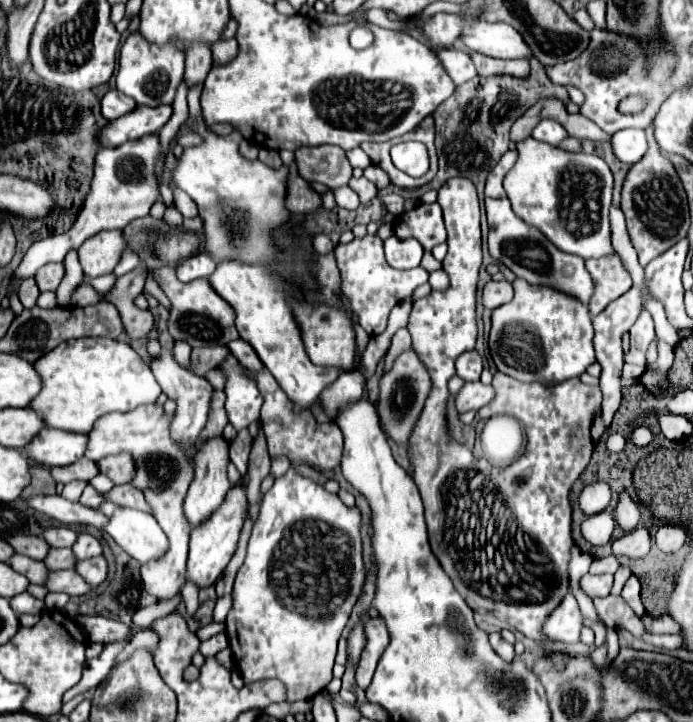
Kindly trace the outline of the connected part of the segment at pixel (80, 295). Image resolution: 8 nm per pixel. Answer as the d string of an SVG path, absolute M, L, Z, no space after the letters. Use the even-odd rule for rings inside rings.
M80 283L76 289L74 289L74 295L72 295L72 301L70 305L72 307L86 307L86 305L94 305L100 301L100 293L88 285L88 283Z

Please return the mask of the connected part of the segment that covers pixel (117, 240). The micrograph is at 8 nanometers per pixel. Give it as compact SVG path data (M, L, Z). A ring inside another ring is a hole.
M122 229L98 231L98 235L86 239L86 243L82 243L82 247L78 249L84 273L90 277L112 273L124 249L126 249L126 239Z

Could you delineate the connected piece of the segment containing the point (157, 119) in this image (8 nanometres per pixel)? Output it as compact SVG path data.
M136 107L132 115L122 115L122 119L114 119L114 123L106 123L102 127L102 135L98 135L100 147L118 147L126 141L140 139L148 133L158 133L160 127L170 119L172 107Z

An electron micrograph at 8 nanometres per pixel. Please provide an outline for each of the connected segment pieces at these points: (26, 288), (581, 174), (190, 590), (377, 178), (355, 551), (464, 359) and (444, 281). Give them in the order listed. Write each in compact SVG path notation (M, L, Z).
M26 279L20 287L20 301L24 307L34 307L36 305L36 299L38 299L40 291L38 291L38 285L34 279Z
M528 137L516 145L518 159L506 173L504 189L512 211L528 225L538 227L558 249L582 259L610 255L610 219L612 173L606 161L584 151L570 153L560 147Z
M186 583L182 587L182 597L186 604L187 612L193 616L199 607L198 589L192 583Z
M378 165L366 167L366 169L364 169L364 177L366 177L368 181L372 181L380 191L386 189L386 187L390 187L390 177L388 177Z
M290 467L290 471L276 479L272 489L262 497L260 503L260 515L258 521L254 523L250 541L248 541L248 553L246 559L242 563L242 567L238 569L236 581L234 581L234 591L232 591L232 607L228 611L226 617L226 635L228 635L228 645L232 649L234 661L240 669L240 675L244 679L244 683L252 683L252 681L262 681L262 679L280 679L286 687L288 687L288 701L300 701L300 699L312 699L318 691L324 691L326 685L332 681L332 667L334 667L334 657L336 657L336 645L338 639L348 623L348 617L358 601L358 595L362 591L362 583L366 577L364 571L364 561L362 561L362 537L360 537L360 523L362 523L362 515L358 507L346 507L338 495L332 495L328 491L324 491L322 485L314 483L312 479L300 477L296 473L294 467Z
M476 351L464 353L462 357L456 359L456 375L462 377L464 381L478 381L482 373L482 359Z
M432 271L430 273L430 285L432 285L432 289L444 289L446 285L450 285L450 279L444 271Z

